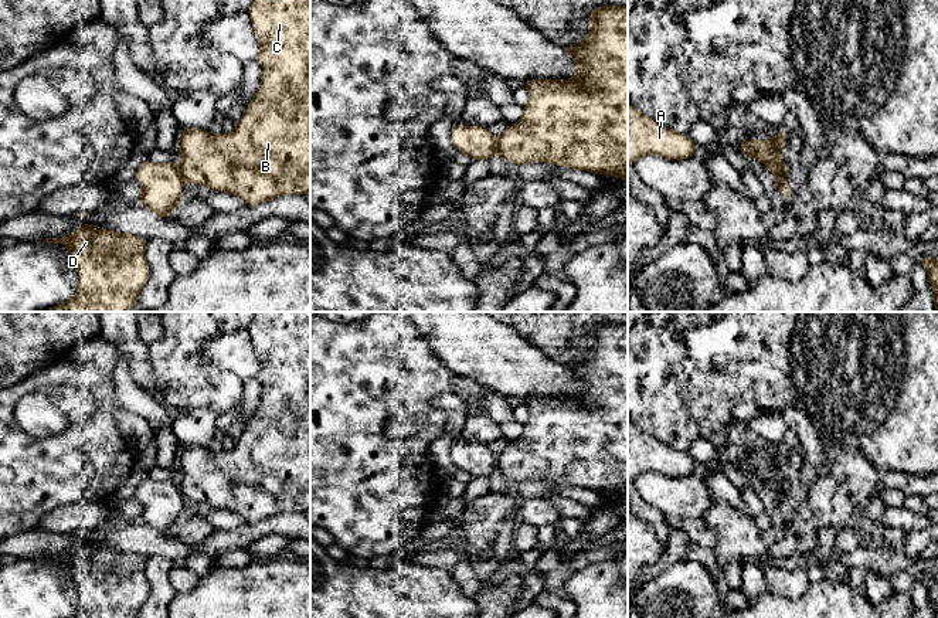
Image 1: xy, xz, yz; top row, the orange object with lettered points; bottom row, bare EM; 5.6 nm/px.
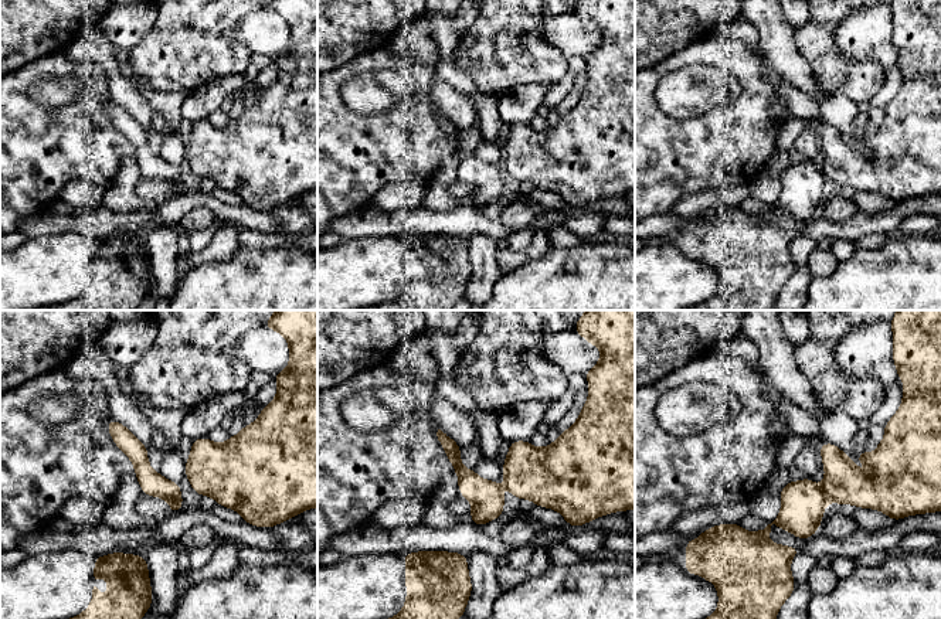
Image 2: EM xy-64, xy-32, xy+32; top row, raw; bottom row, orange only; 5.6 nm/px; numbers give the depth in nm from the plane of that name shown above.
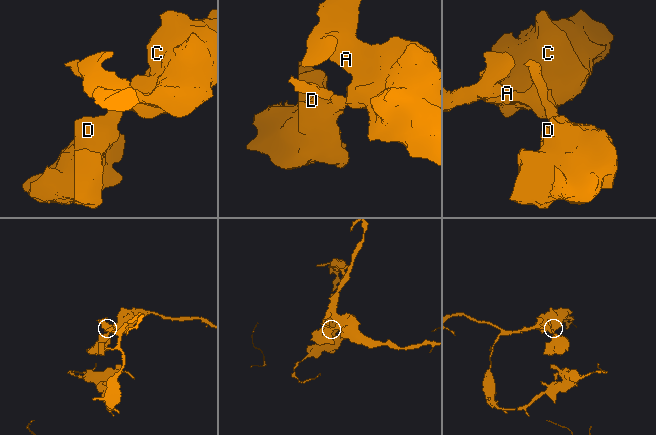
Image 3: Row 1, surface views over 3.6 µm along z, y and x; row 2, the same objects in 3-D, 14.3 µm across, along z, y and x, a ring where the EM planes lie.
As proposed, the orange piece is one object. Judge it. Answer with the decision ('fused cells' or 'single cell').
fused cells

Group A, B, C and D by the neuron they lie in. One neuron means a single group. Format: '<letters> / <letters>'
A B C / D

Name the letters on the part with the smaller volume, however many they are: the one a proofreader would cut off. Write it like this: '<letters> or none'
D

